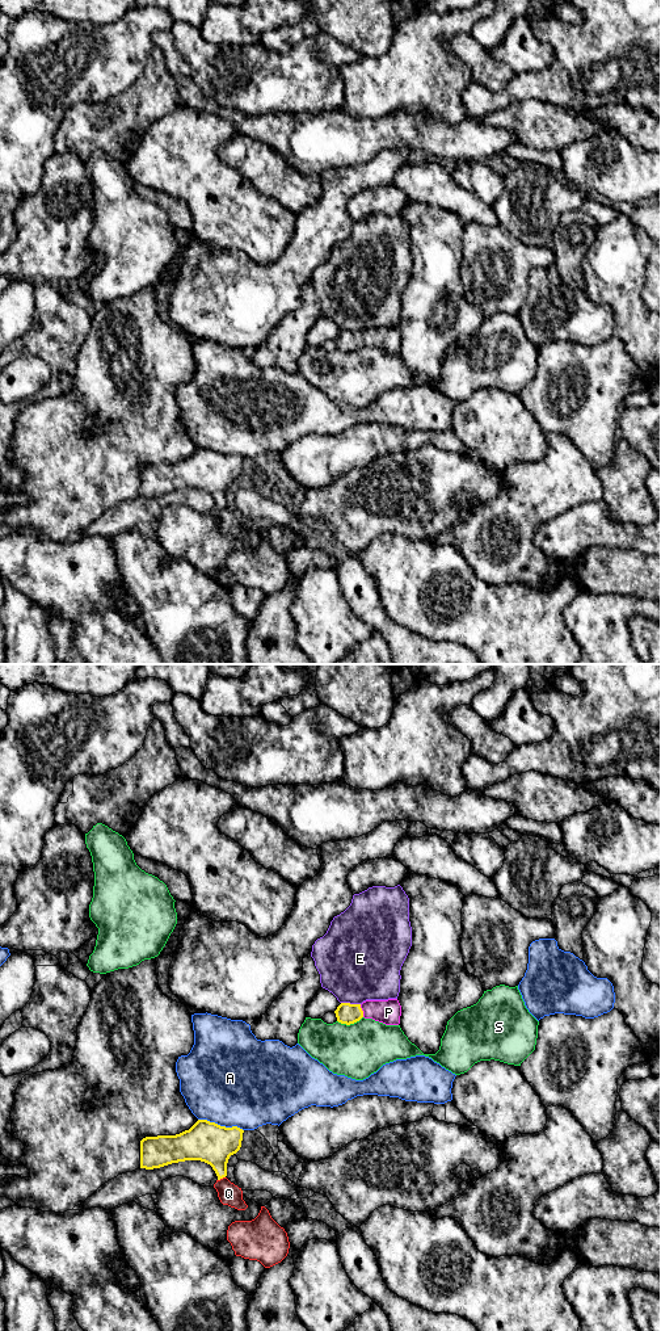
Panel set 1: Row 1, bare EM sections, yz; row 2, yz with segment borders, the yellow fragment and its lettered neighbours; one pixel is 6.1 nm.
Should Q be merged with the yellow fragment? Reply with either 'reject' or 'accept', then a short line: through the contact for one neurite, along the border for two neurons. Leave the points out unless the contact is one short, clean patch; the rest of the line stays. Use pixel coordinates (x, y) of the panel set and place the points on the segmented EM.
accept

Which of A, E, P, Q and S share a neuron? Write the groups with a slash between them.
A / E / P Q / S

